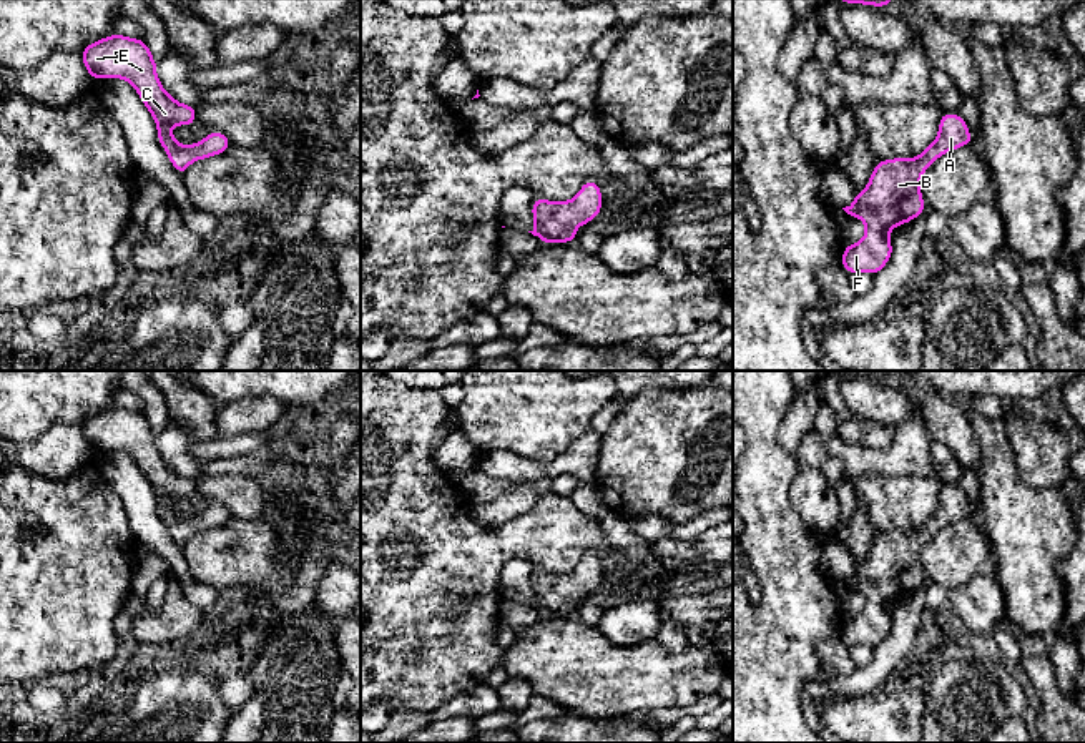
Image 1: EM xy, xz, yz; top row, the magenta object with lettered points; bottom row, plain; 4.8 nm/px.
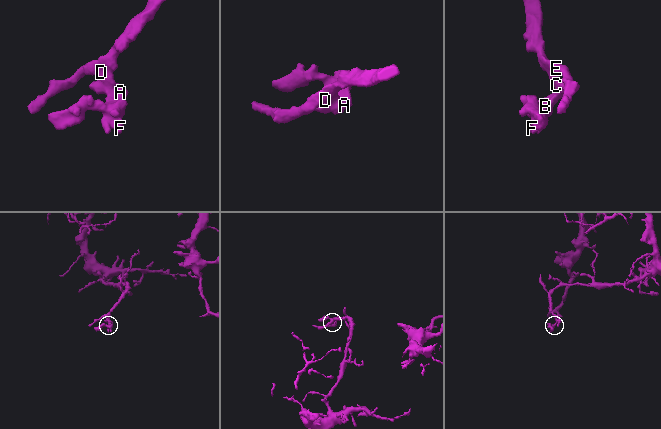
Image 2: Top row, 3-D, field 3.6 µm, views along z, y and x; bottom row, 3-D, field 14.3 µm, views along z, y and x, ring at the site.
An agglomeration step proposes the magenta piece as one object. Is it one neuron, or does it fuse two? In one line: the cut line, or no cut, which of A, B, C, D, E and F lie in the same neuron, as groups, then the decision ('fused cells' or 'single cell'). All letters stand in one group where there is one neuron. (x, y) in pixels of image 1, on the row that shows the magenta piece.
no cut; A B C D E F; single cell

